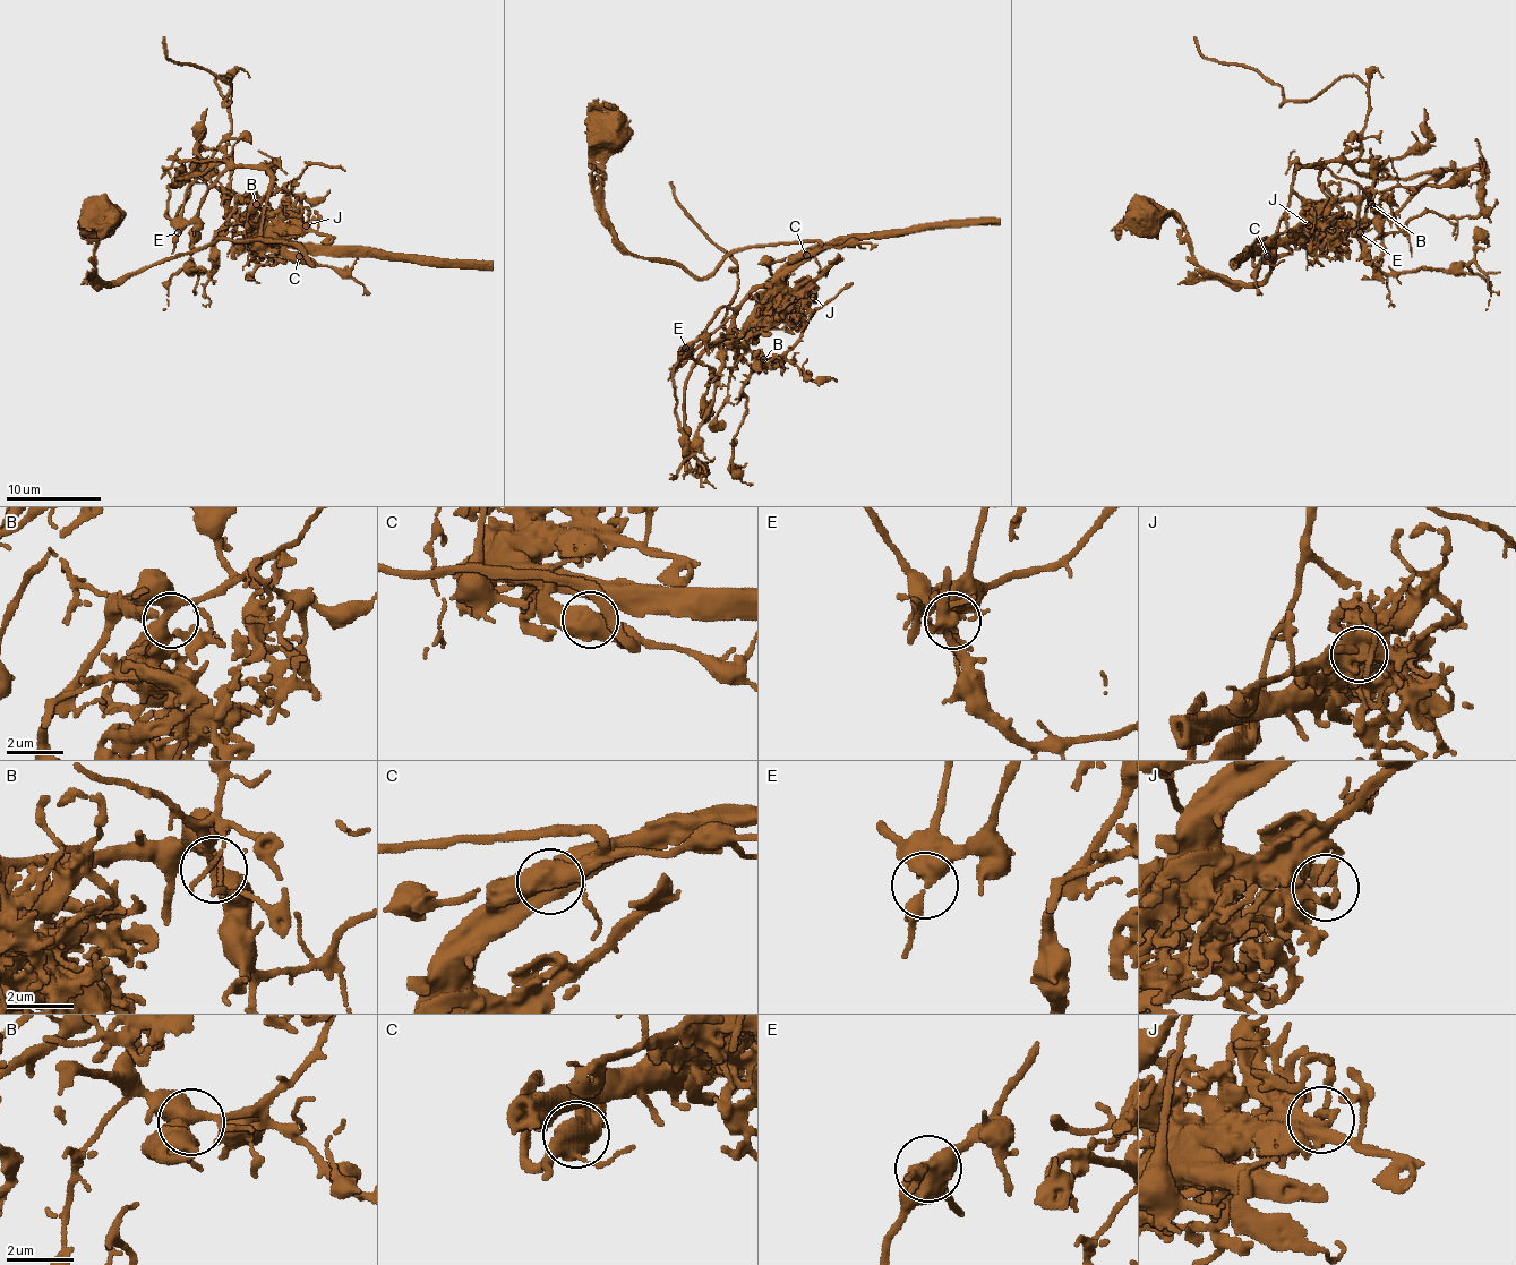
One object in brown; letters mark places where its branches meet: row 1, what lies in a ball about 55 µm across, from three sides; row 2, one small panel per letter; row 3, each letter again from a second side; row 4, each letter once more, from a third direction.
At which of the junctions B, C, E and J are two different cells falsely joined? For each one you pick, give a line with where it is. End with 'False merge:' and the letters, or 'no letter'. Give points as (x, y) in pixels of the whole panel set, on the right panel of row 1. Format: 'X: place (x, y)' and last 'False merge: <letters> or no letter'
C: place (1267, 256)
False merge: C

